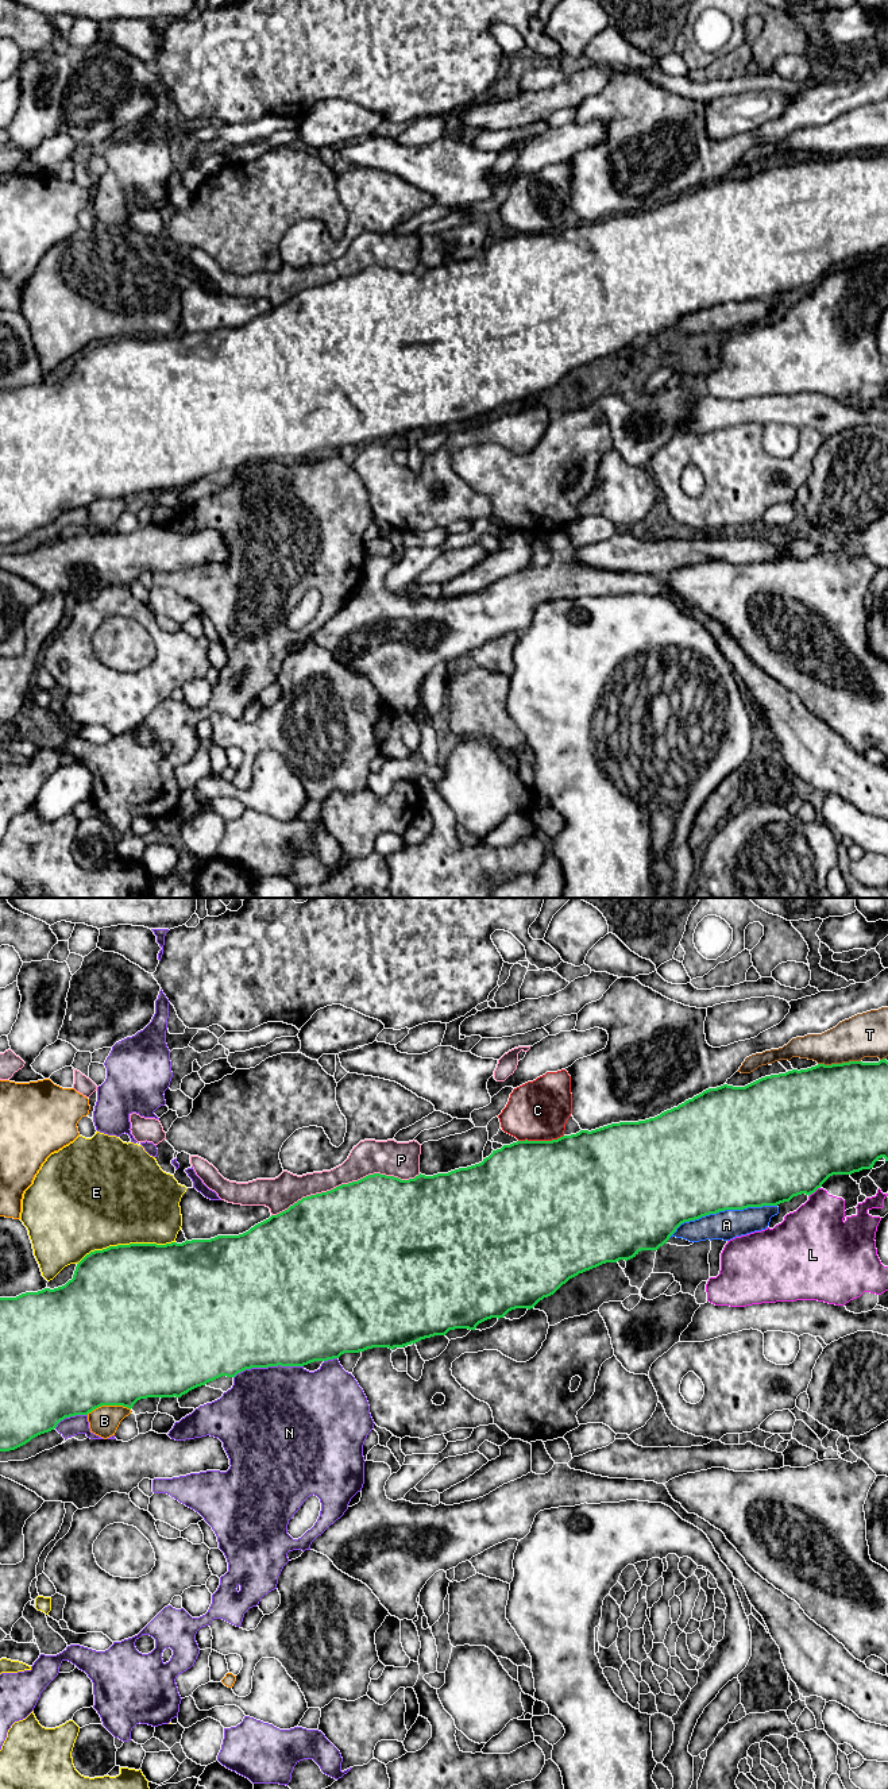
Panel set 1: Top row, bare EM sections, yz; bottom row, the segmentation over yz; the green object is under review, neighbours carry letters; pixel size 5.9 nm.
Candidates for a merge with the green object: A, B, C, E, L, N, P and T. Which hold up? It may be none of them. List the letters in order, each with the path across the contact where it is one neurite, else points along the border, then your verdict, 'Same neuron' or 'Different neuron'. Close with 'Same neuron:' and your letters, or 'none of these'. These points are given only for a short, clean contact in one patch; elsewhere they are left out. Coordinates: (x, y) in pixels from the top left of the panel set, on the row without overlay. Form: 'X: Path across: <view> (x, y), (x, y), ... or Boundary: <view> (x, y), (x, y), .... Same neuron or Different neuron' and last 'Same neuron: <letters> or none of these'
A: Same neuron
B: Different neuron
C: Boundary: yz (563, 227), (551, 232), (518, 234). Different neuron
E: Different neuron
L: Different neuron
N: Different neuron
P: Different neuron
T: Different neuron
Same neuron: A

